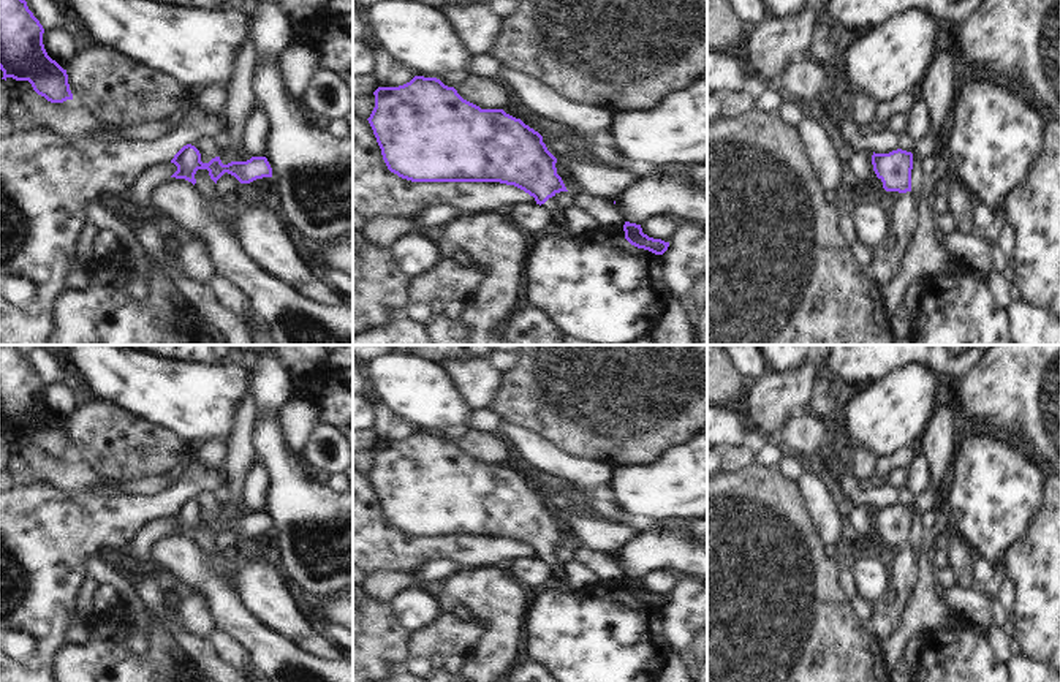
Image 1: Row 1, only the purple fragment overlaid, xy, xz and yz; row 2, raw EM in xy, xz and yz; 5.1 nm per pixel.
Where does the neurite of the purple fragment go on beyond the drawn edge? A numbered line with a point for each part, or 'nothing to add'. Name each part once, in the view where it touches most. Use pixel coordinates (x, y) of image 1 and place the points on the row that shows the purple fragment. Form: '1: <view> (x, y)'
1: xz (551, 206)

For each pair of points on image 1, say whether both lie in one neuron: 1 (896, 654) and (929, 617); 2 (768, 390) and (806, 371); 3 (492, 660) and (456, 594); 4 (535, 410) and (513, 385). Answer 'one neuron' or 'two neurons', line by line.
1: one neuron
2: one neuron
3: one neuron
4: one neuron

